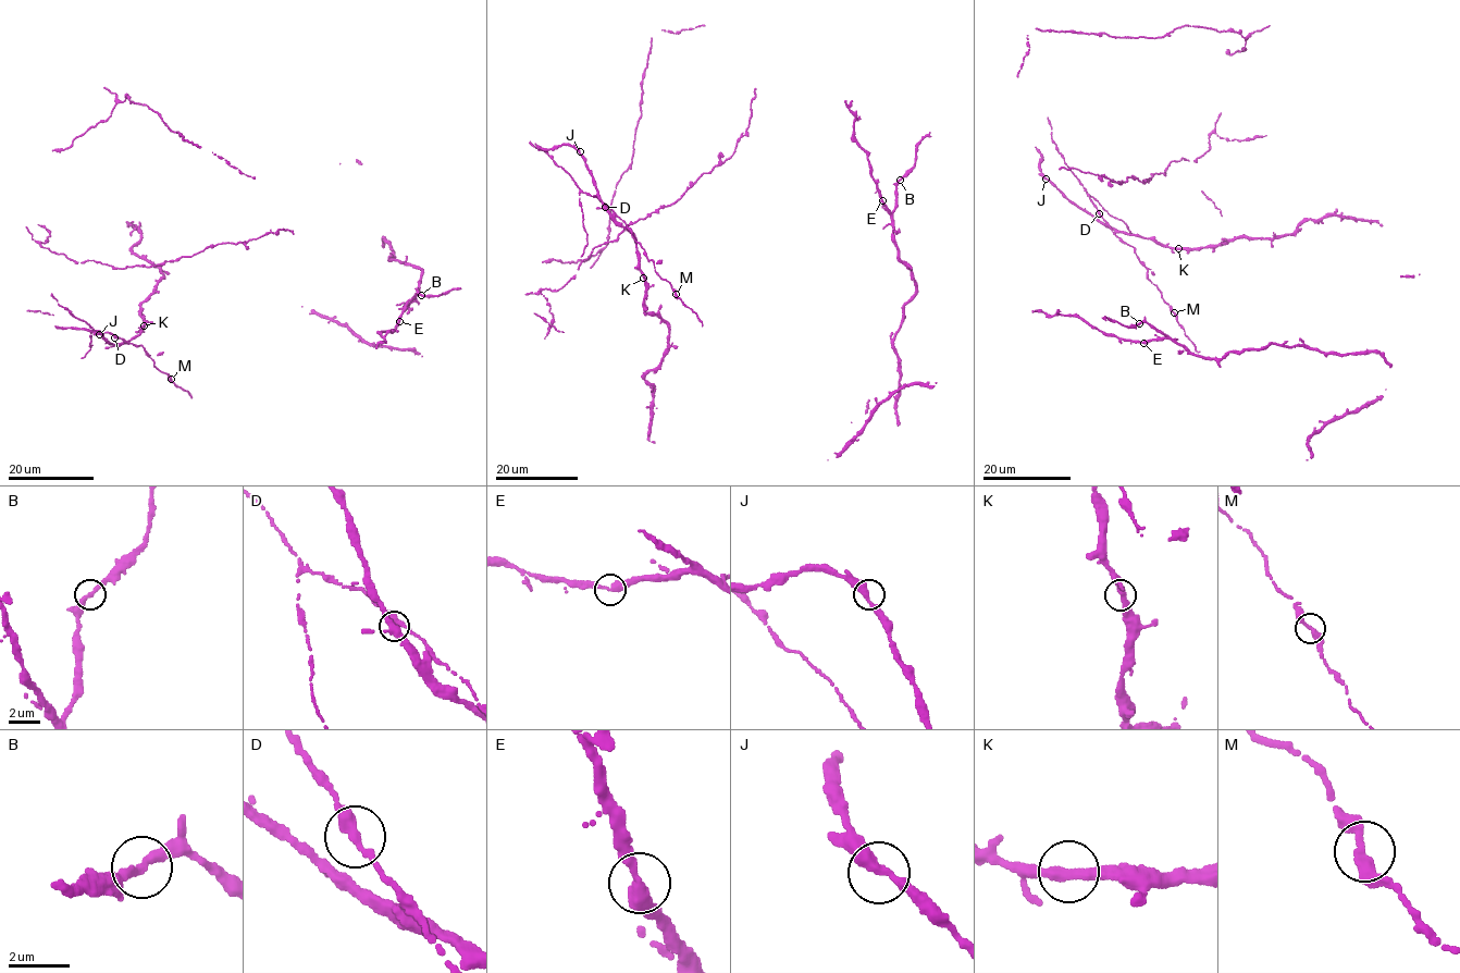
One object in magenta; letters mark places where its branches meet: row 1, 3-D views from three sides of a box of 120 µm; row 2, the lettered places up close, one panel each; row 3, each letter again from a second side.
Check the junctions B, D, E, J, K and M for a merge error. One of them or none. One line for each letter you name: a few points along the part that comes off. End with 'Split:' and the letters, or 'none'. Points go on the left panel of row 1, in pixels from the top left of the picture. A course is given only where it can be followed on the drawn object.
Split: none

